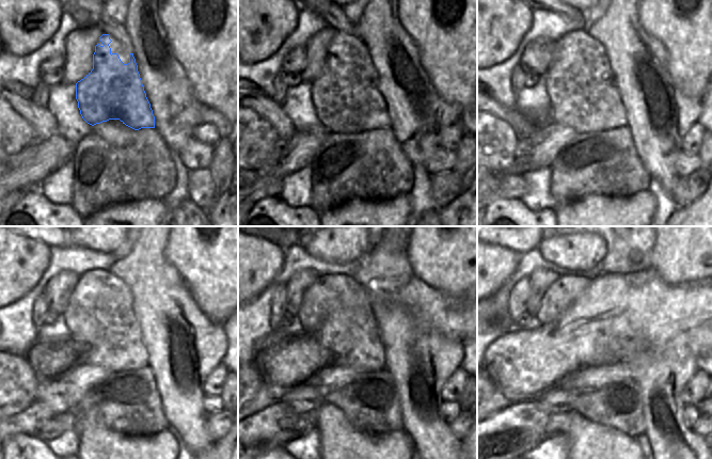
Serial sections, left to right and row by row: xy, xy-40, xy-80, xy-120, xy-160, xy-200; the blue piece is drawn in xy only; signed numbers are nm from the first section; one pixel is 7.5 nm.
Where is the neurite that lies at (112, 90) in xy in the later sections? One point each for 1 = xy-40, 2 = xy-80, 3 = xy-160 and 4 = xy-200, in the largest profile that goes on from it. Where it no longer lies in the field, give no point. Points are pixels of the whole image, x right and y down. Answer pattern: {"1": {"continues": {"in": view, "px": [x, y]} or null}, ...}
{"1": {"continues": {"in": "xy-40", "px": [346, 97]}}, "2": {"continues": {"in": "xy-80", "px": [584, 96]}}, "3": {"continues": {"in": "xy-160", "px": [348, 329]}}, "4": {"continues": {"in": "xy-200", "px": [567, 289]}}}

